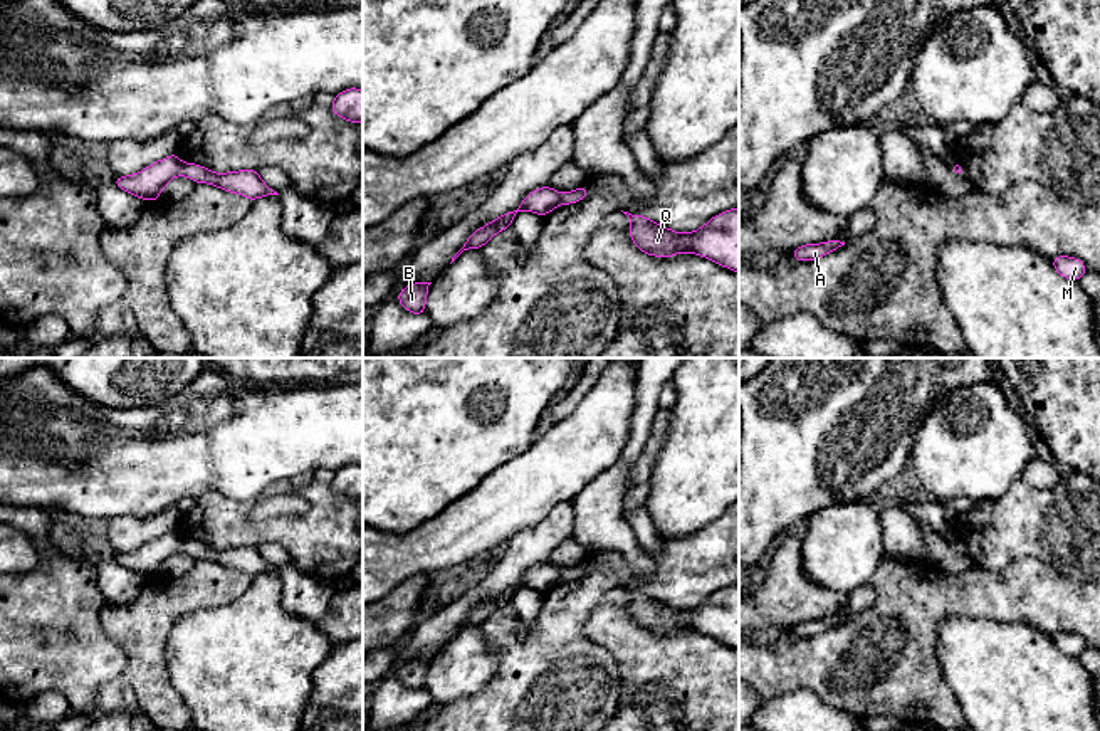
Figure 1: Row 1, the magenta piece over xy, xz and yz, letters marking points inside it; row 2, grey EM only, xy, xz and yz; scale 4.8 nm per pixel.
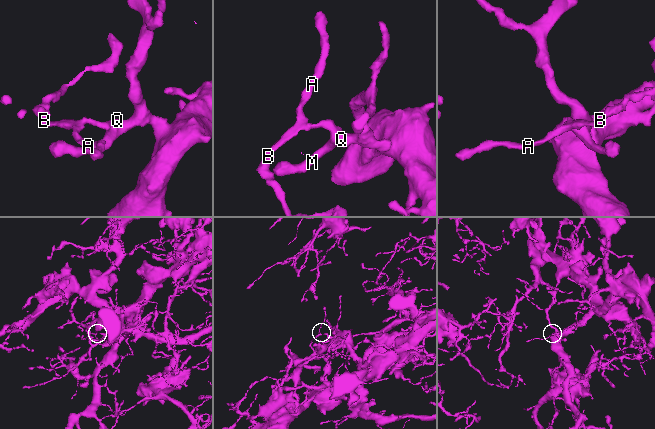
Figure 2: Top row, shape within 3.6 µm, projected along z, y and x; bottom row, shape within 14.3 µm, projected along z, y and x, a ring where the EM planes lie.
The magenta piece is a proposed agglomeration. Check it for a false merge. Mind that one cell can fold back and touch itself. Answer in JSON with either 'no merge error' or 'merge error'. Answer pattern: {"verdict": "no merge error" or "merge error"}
{"verdict": "no merge error"}

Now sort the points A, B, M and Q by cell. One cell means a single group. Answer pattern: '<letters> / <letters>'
A B M Q

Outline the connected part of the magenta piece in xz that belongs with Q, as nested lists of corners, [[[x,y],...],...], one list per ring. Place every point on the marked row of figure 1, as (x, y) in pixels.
[[[739,208],[720,212],[695,232],[678,234],[642,215],[623,212],[630,218],[630,237],[645,254],[670,257],[680,252],[692,252],[710,259],[734,272],[739,272]]]

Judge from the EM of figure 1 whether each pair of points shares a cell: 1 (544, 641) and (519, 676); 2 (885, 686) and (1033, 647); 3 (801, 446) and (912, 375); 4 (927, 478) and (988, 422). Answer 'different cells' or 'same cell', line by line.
1: same cell
2: different cells
3: same cell
4: same cell

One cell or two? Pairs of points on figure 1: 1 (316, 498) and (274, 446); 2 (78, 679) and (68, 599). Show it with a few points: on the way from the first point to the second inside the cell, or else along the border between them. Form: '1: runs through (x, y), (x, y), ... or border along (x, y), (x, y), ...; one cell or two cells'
1: border along (291, 478), (276, 481), (264, 493); two cells
2: runs through (78, 659), (81, 639), (68, 619); one cell

